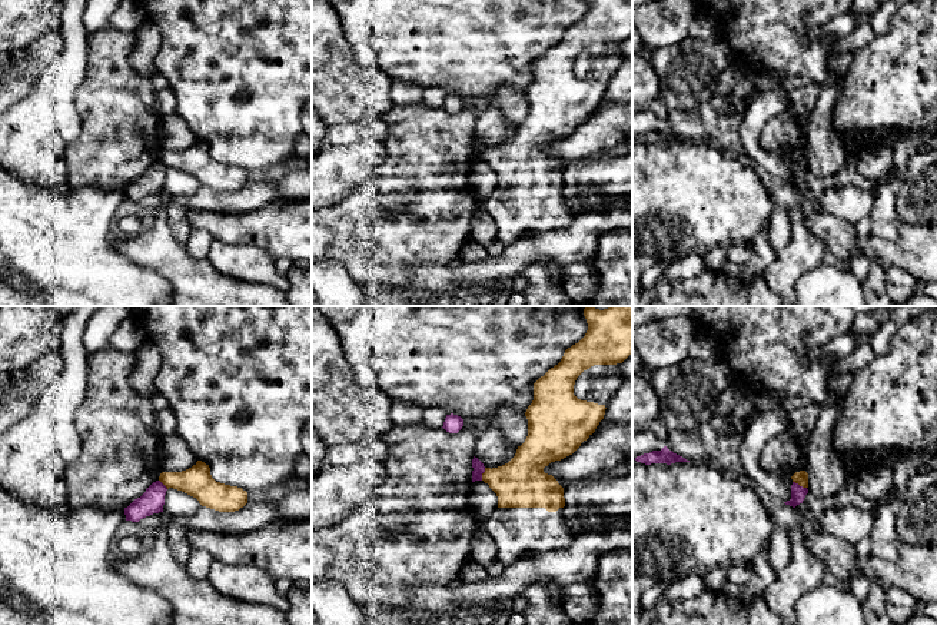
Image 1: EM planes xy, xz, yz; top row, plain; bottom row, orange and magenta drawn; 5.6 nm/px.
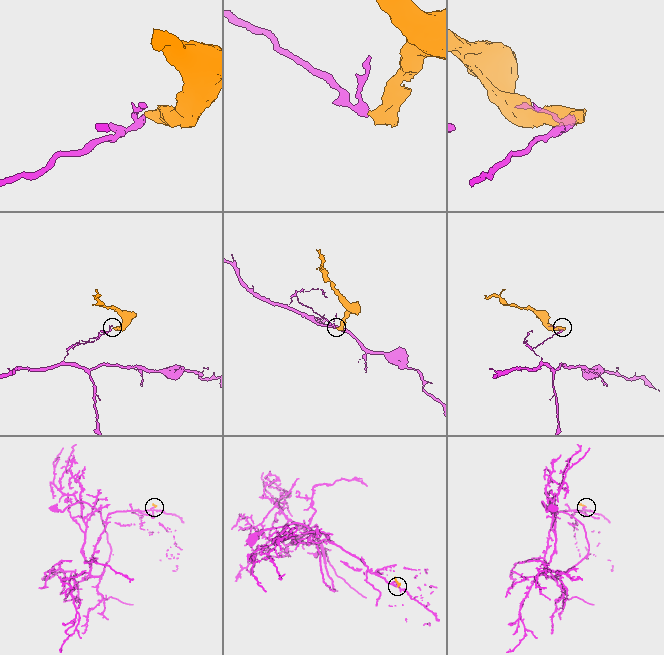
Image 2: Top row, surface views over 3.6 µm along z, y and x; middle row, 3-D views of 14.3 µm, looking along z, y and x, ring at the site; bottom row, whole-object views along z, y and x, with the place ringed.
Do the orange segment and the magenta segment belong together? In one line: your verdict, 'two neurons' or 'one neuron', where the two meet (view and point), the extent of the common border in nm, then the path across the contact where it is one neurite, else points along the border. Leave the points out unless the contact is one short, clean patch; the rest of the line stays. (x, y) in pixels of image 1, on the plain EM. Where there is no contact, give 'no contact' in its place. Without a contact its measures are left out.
two neurons; meets orange in yz at (800, 165); contact 90 nm long; border along yz (793, 160), (806, 168)

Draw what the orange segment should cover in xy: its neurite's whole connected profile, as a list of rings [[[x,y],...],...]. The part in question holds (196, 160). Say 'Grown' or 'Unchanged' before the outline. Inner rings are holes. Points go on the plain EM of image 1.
Unchanged. [[[202,140],[182,152],[162,152],[159,160],[167,169],[182,170],[196,177],[202,186],[219,192],[235,192],[247,183],[246,170],[216,162],[210,154],[209,144]]]

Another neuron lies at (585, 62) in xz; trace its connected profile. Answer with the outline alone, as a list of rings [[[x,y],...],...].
[[[584,50],[575,60],[574,64],[574,74],[584,80],[584,77],[594,70],[595,67],[598,67],[602,61],[599,60],[598,56],[594,56],[587,50]]]

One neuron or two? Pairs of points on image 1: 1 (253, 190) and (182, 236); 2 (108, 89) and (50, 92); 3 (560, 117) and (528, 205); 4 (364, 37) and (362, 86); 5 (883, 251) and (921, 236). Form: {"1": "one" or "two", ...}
{"1": "one", "2": "two", "3": "one", "4": "two", "5": "one"}

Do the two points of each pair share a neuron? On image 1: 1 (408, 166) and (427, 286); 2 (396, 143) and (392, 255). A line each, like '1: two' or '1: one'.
1: two
2: one

